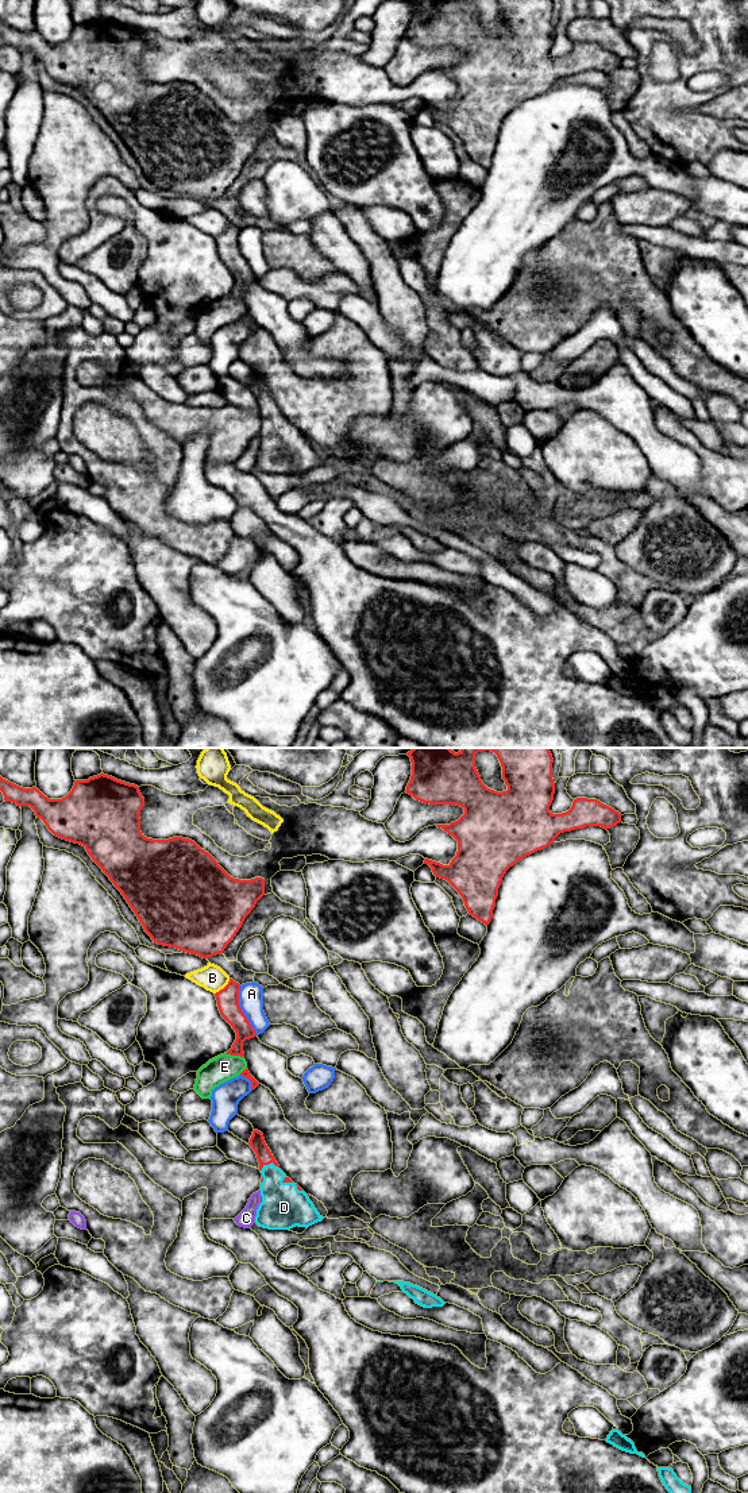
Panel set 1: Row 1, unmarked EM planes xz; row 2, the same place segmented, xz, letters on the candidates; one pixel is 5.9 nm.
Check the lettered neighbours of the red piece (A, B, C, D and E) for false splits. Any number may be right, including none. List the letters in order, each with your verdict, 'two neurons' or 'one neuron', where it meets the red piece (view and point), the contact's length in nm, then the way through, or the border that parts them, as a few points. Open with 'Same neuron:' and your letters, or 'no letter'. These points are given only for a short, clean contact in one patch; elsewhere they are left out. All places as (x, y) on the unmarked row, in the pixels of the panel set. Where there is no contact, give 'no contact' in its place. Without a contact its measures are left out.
Same neuron: D
A: two neurons; meets red in xz at (241, 254); contact 320 nm long
B: two neurons; meets red in xz at (224, 231); contact 130 nm long
C: two neurons; meets red in xz at (261, 443); contact 40 nm long
D: one neuron; meets red in xz at (269, 406); contact 110 nm long; runs through xz (257, 385), (269, 406), (281, 446)
E: two neurons; meets red in xz at (234, 299); contact 120 nm long; border along xz (224, 297), (243, 301)

